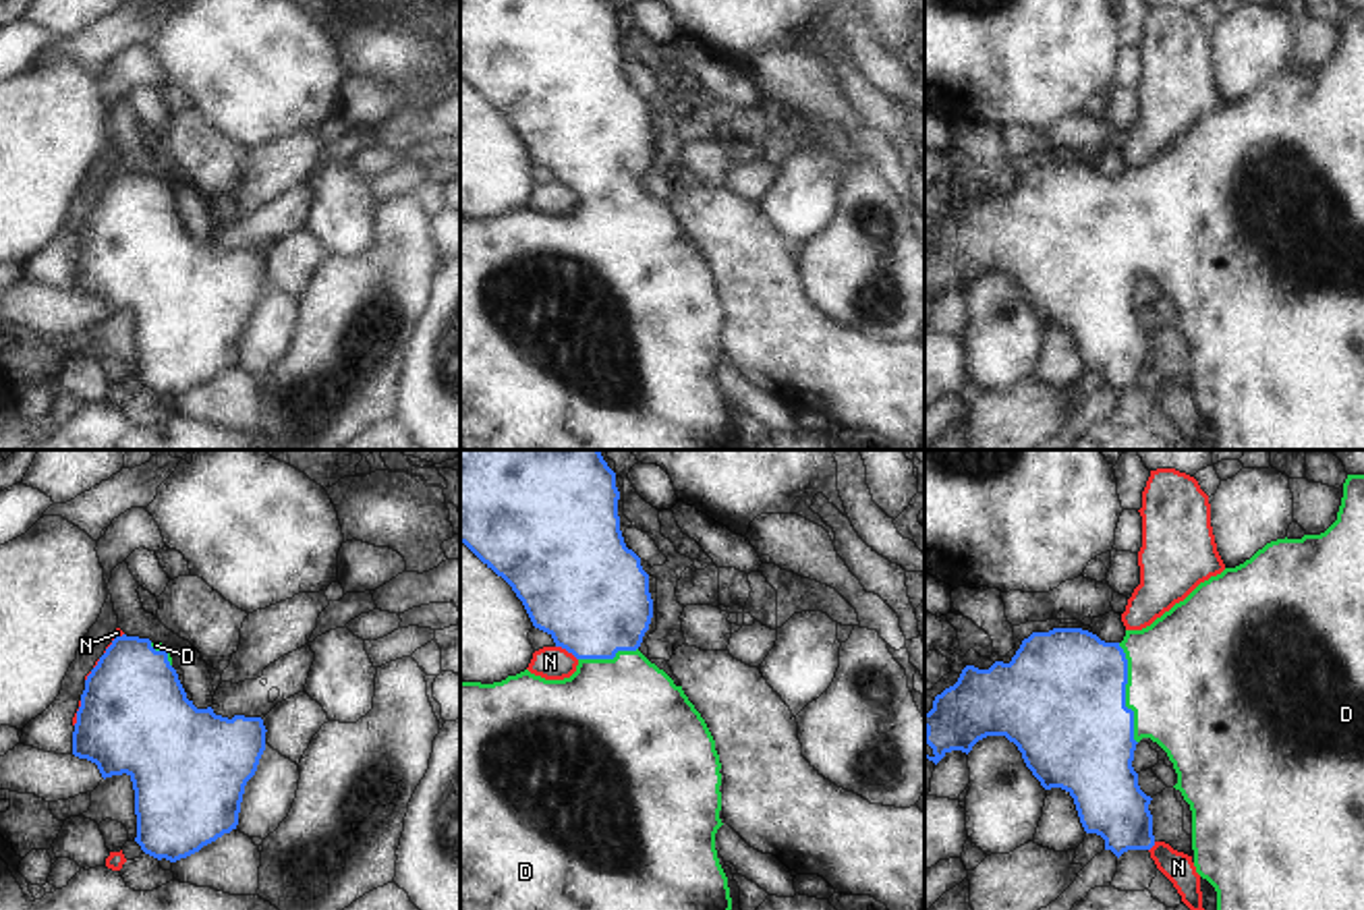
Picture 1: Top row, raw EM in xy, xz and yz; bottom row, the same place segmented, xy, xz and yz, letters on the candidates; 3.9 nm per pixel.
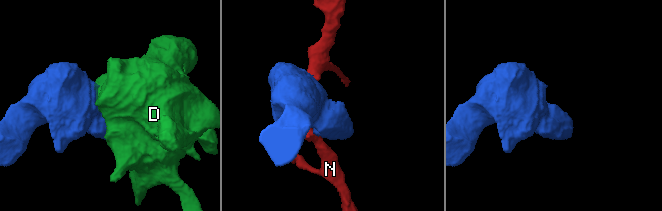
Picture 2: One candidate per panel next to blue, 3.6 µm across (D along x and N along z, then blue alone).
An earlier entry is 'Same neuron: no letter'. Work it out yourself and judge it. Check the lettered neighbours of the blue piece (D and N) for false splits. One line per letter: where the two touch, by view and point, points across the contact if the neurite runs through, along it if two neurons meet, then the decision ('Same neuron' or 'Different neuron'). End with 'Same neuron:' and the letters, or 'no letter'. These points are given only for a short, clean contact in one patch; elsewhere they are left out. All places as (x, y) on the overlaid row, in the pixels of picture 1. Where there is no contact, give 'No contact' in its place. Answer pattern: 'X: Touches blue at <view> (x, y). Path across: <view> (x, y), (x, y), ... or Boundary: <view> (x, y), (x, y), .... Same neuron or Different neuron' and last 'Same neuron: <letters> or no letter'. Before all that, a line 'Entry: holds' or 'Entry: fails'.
Entry: fails
D: Touches blue at yz (1124, 693). Path across: yz (1062, 699), (1101, 699), (1124, 693), (1143, 687), (1188, 687). Same neuron
N: Touches blue at xz (566, 649). Different neuron
Same neuron: D

